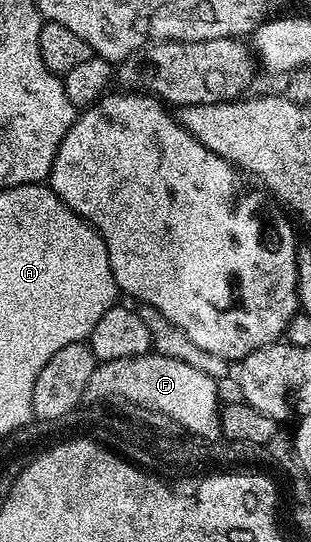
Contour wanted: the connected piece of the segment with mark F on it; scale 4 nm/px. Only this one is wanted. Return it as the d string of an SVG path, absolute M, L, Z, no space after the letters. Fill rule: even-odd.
M149 351L140 357L99 362L94 375L90 375L90 383L86 383L84 401L90 403L99 397L129 401L168 416L177 424L195 429L196 432L215 434L222 408L216 383L217 378L190 367L190 363L166 359L166 355Z

